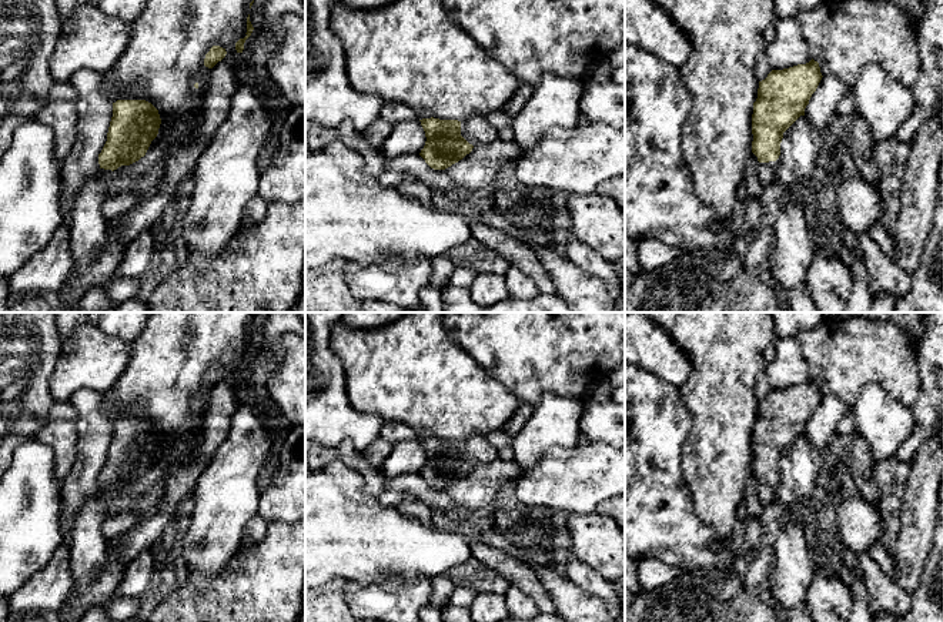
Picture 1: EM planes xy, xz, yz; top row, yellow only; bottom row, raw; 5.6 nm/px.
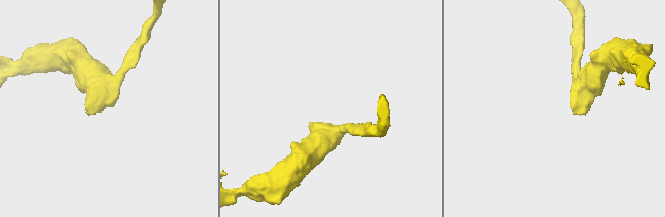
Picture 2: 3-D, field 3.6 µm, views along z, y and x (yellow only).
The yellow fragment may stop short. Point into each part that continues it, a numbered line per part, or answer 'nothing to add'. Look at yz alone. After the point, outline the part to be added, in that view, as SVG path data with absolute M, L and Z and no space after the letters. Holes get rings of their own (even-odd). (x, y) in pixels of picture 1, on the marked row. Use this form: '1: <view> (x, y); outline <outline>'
1: yz (765, 171); outline M758 161L756 173L758 173L758 178L762 184L762 187L768 187L773 181L776 181L775 170L776 170L776 161L769 161L769 163Z

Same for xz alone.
1: xz (475, 130); outline M472 116L461 121L461 136L474 147L486 146L498 140L496 130L481 116Z

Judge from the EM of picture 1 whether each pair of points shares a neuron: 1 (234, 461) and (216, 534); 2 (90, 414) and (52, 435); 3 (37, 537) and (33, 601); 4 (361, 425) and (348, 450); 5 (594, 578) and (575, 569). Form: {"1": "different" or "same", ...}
{"1": "same", "2": "different", "3": "different", "4": "different", "5": "same"}

